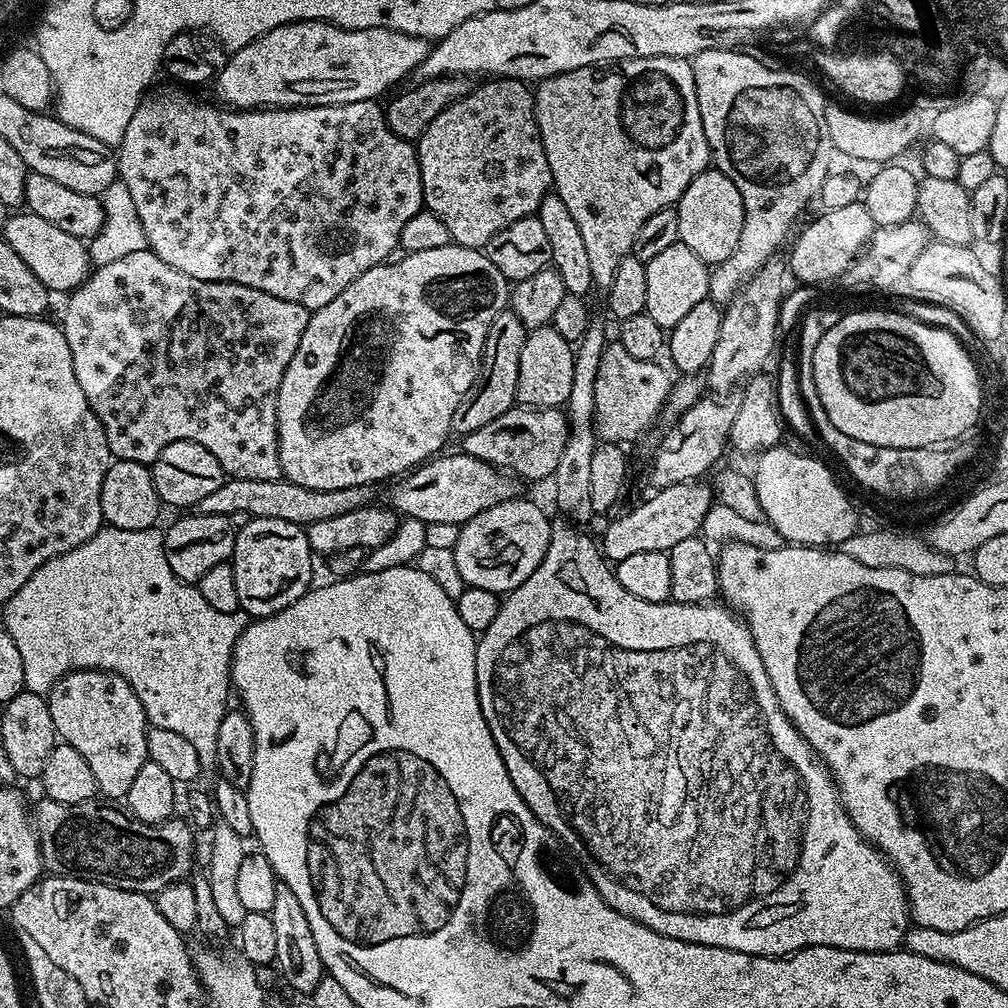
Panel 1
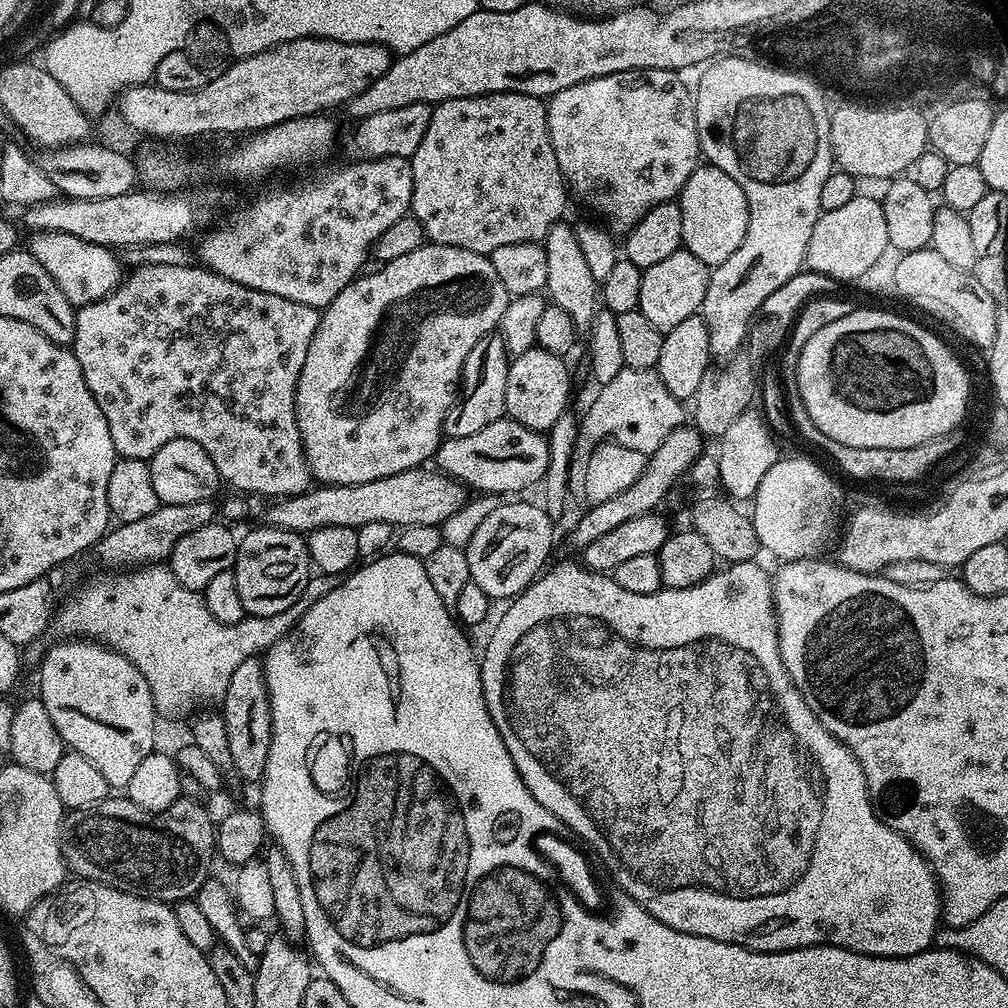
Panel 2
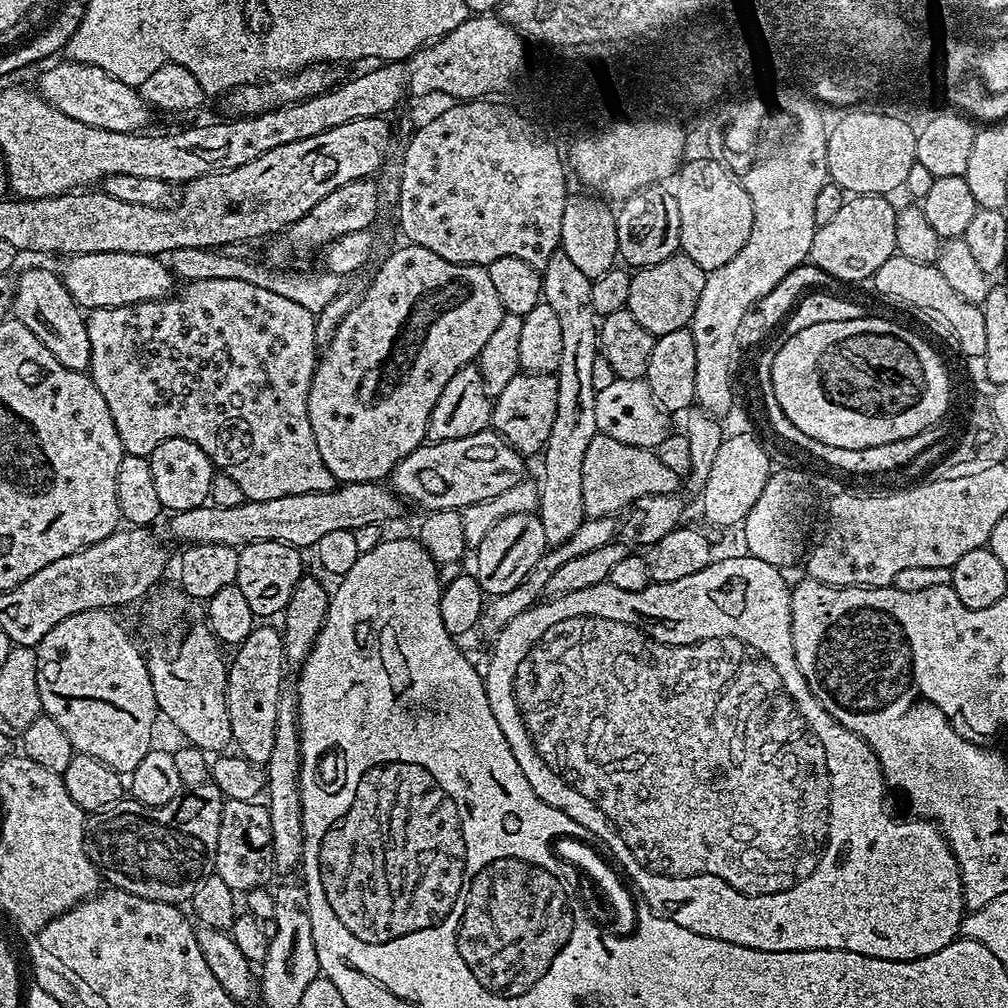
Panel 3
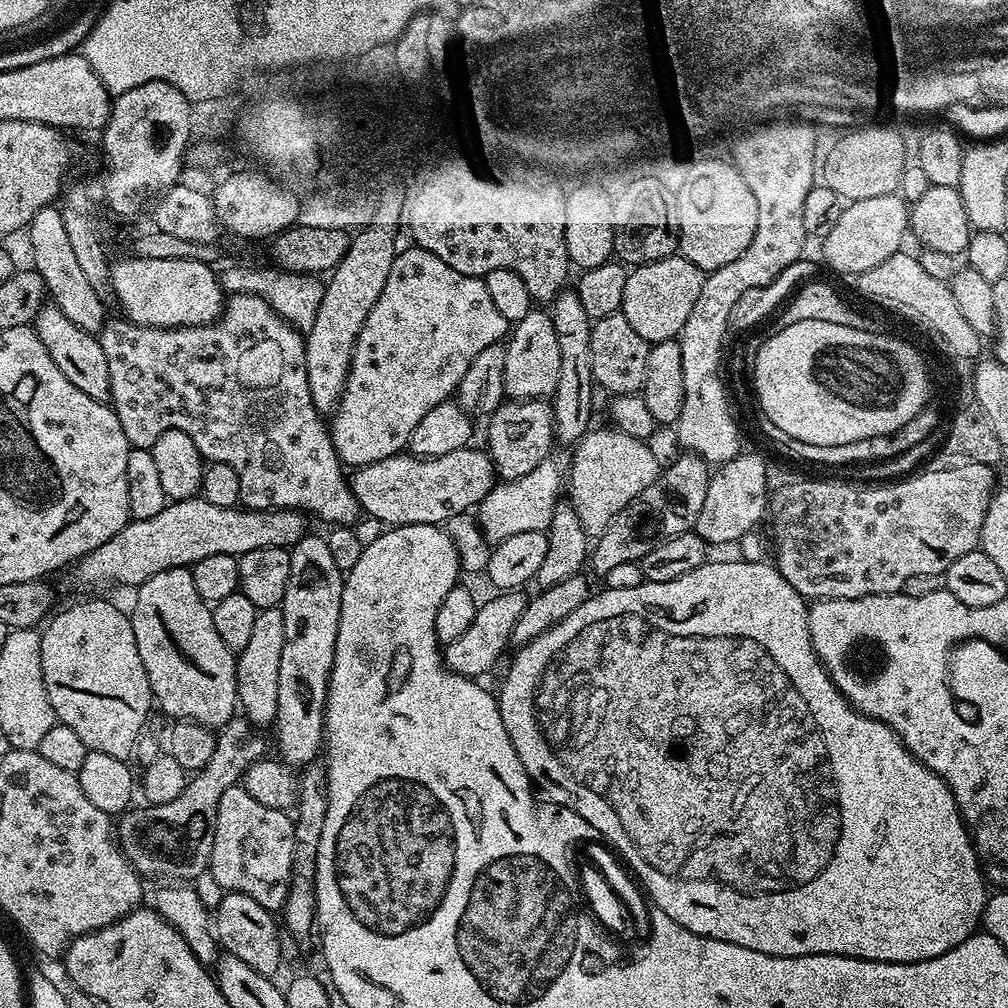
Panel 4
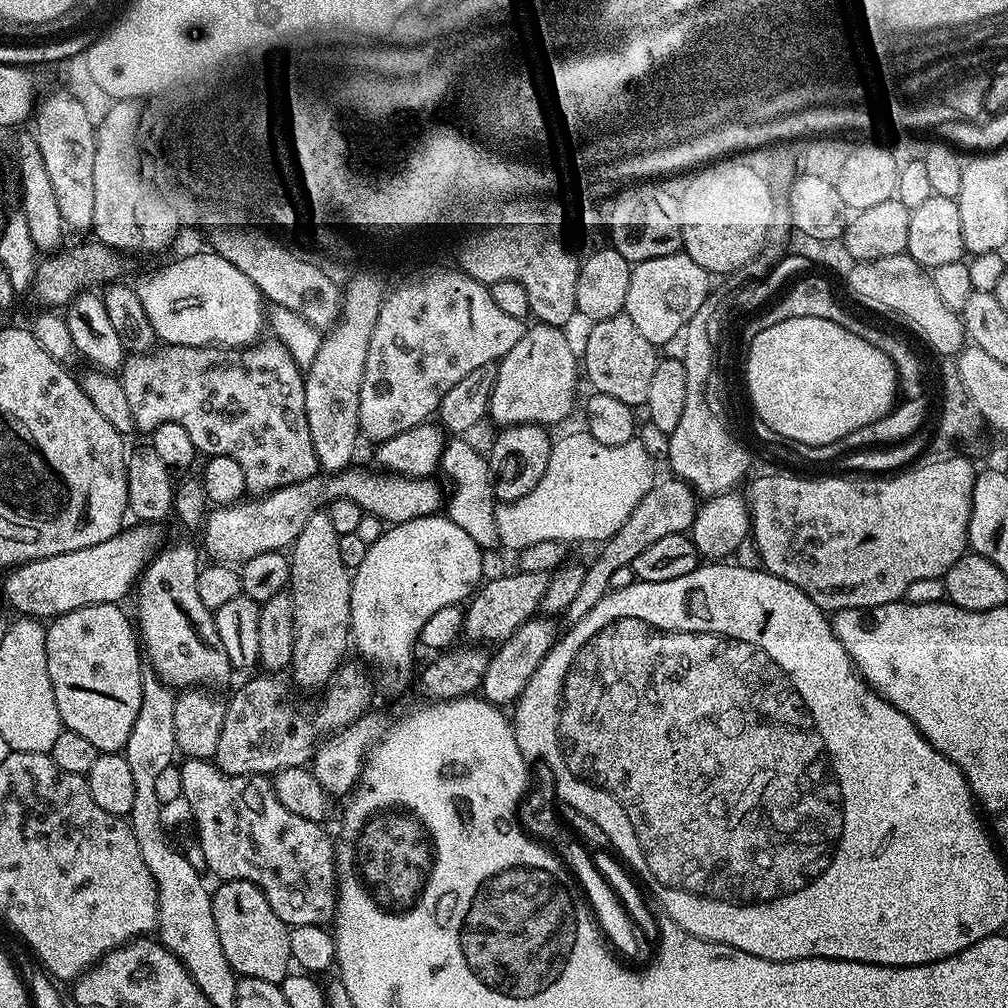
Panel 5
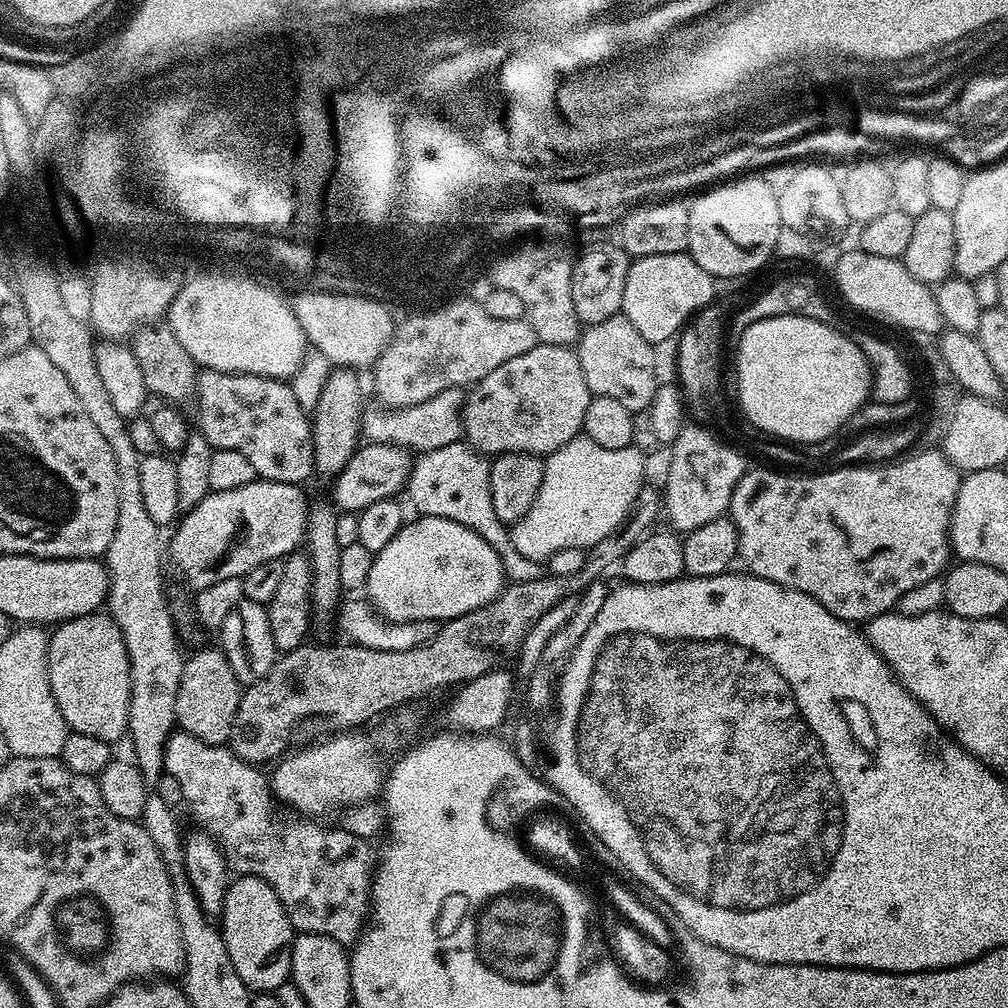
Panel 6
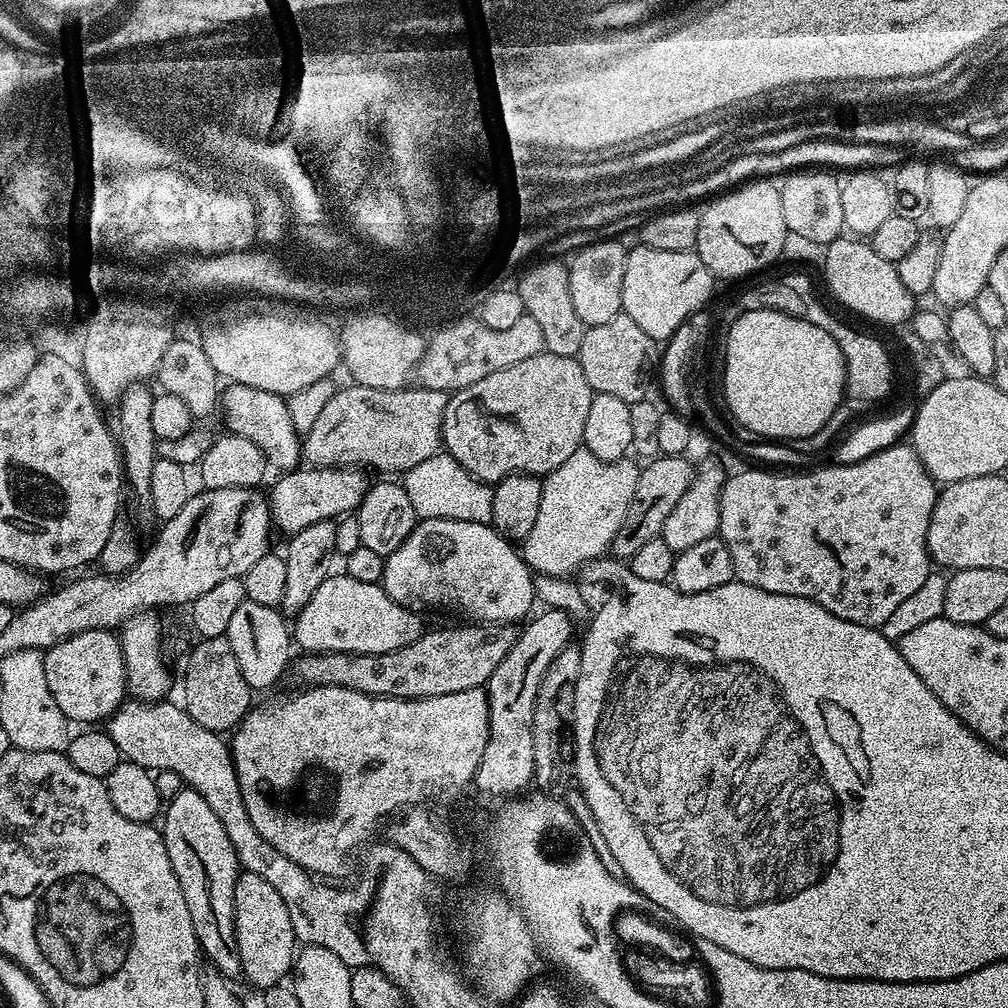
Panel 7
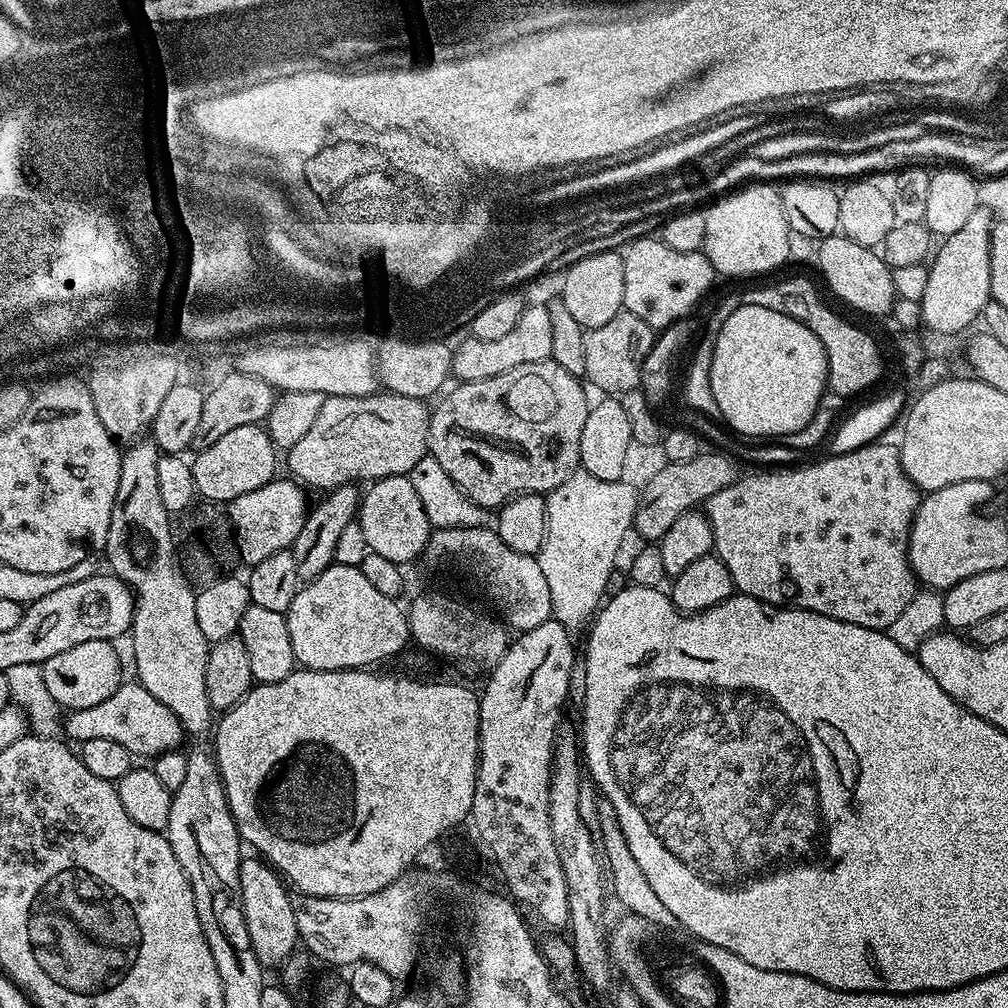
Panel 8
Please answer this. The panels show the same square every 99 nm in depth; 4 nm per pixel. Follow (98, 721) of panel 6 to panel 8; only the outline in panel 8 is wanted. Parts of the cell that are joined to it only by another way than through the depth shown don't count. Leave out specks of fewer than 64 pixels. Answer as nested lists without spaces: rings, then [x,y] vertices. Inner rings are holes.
[[[113,641],[81,642],[62,654],[54,654],[42,665],[42,678],[54,702],[64,710],[86,710],[86,706],[98,706],[98,702],[110,698],[122,682],[120,656]]]

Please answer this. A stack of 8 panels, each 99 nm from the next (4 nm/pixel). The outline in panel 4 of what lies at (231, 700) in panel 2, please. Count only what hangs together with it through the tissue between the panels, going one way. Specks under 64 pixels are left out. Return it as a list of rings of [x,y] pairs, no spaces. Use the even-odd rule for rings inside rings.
[[[280,607],[261,608],[254,618],[254,627],[250,633],[250,642],[236,656],[236,698],[243,719],[251,722],[257,729],[275,725],[278,710],[278,666],[282,662],[282,642],[286,642],[286,626],[282,622]]]

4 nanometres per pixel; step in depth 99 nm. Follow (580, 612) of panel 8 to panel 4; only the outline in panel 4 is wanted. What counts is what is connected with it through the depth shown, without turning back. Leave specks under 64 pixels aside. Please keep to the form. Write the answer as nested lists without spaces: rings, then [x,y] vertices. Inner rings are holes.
[[[597,427],[588,431],[574,446],[572,473],[568,476],[568,488],[572,491],[570,503],[576,509],[582,526],[589,534],[603,532],[605,526],[616,517],[646,486],[659,478],[662,465],[650,454],[647,443],[615,427]],[[552,458],[543,460],[522,478],[493,484],[486,498],[482,498],[478,506],[478,523],[481,534],[490,545],[501,544],[506,538],[514,538],[514,534],[547,533],[554,510],[561,499],[560,472],[554,461]]]

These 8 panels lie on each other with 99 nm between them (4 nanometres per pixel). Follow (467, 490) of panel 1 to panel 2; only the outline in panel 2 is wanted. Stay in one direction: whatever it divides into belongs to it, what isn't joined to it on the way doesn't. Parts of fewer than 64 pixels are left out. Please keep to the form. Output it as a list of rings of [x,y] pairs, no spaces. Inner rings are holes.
[[[421,466],[402,474],[390,474],[390,478],[378,478],[378,482],[316,486],[301,496],[277,499],[273,503],[276,505],[268,512],[267,523],[274,528],[301,534],[313,532],[322,526],[350,526],[358,529],[368,522],[388,522],[400,530],[414,526],[434,527],[443,524],[464,503],[466,489],[459,480],[431,467]]]

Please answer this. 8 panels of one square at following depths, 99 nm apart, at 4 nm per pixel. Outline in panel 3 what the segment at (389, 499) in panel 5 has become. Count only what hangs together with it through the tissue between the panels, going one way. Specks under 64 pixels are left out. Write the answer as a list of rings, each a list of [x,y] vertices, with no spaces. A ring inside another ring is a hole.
[[[489,430],[487,432],[479,432],[478,434],[470,434],[470,438],[454,438],[454,442],[438,442],[437,444],[431,442],[425,442],[416,448],[406,458],[402,458],[402,462],[398,462],[398,466],[392,471],[390,477],[390,487],[397,496],[403,498],[409,505],[421,504],[426,508],[429,513],[438,511],[450,511],[452,509],[462,510],[466,506],[471,504],[477,504],[478,502],[486,502],[490,498],[498,498],[498,494],[504,493],[506,490],[510,490],[510,486],[518,486],[520,480],[525,479],[526,472],[524,472],[524,464],[526,464],[525,457],[521,456],[520,451],[517,448],[512,447],[497,434],[495,430]]]

